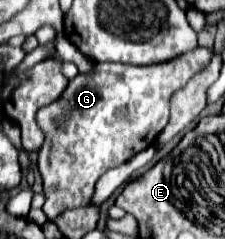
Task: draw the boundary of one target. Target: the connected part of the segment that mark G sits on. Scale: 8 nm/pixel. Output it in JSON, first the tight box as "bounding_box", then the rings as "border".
{"bounding_box":[37,47,207,221],"border":[[[197,47],[195,51],[179,55],[169,63],[157,63],[145,67],[135,67],[125,63],[97,63],[91,73],[77,75],[75,79],[71,79],[63,95],[37,113],[39,127],[45,133],[45,143],[39,149],[37,165],[43,177],[43,191],[45,191],[43,213],[47,215],[47,219],[53,221],[59,213],[67,209],[89,205],[95,183],[105,171],[119,167],[121,163],[129,161],[135,153],[151,147],[157,135],[169,123],[171,95],[177,89],[181,89],[205,65],[207,63],[199,63],[199,47]]]}

